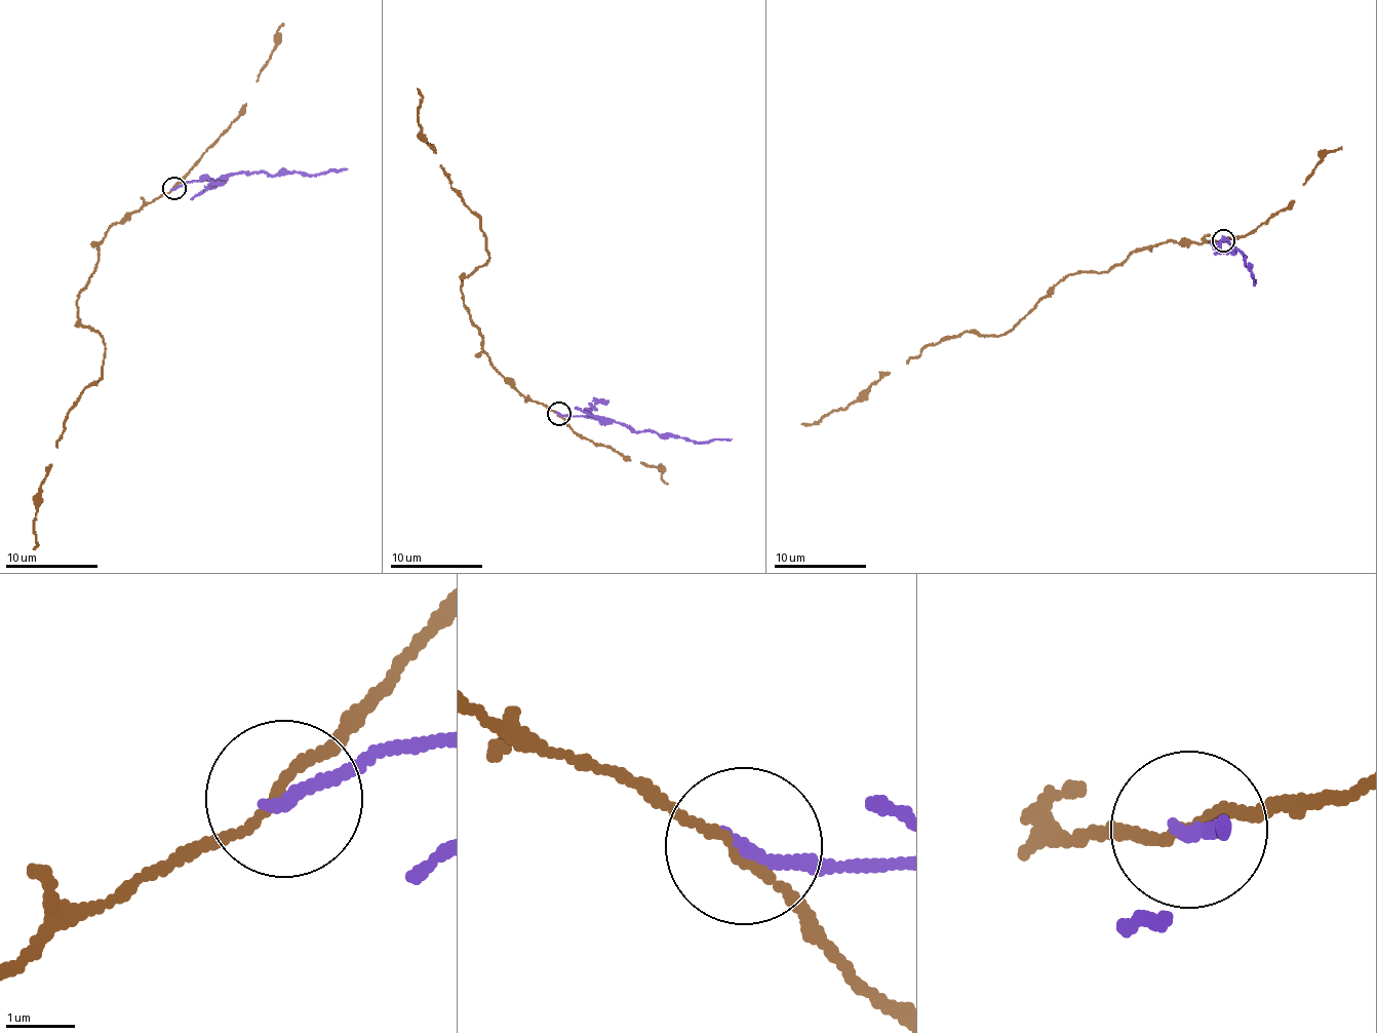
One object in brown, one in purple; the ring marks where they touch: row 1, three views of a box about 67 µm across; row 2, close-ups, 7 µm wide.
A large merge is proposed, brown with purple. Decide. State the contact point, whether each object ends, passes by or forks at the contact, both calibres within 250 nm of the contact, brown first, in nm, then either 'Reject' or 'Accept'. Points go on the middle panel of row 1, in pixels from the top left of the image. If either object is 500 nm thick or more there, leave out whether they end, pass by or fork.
Place: (558, 413). At the ring brown passes by. At the ring purple ends. Thickness 130 nm (brown) against 200 nm. Reject

